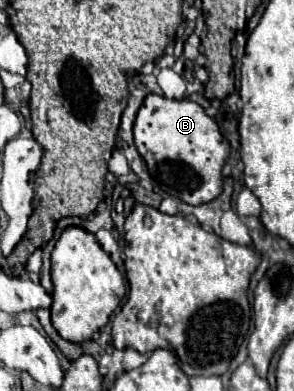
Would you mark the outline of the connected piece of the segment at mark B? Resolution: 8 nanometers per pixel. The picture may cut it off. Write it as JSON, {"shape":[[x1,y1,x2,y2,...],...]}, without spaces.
{"shape":[[147,94,135,124,135,148,147,164,151,178,159,188,187,204,205,204,223,190,223,164,229,156,229,142,223,138,217,122,193,100,169,100,159,94]]}

